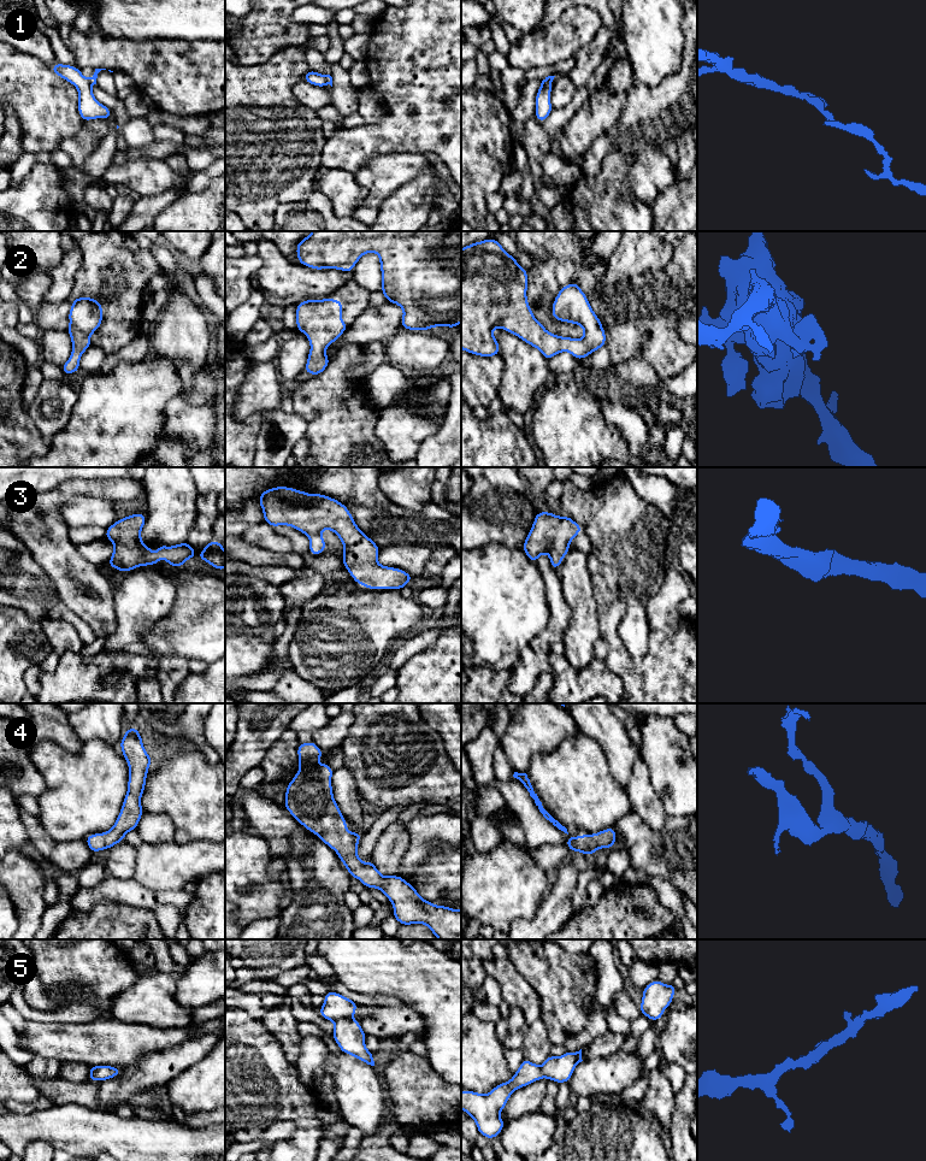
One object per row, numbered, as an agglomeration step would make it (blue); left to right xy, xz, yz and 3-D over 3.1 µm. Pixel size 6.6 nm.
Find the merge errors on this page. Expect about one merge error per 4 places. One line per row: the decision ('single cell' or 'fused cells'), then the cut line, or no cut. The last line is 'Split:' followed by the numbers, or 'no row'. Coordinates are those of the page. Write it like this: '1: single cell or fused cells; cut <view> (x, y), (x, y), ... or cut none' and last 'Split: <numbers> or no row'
1: fused cells; cut xy (88, 80), (92, 84)
2: single cell; cut none
3: single cell; cut none
4: single cell; cut none
5: single cell; cut none
Split: 1

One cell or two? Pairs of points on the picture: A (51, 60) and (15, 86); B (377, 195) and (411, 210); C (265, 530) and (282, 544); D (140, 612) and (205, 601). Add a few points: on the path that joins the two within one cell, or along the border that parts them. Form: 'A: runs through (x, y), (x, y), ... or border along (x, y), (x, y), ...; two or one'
A: border along (21, 51), (36, 56), (48, 68); two
B: border along (408, 182), (397, 187), (379, 204), (375, 218); two
C: runs through (269, 534), (278, 543); one
D: border along (172, 579), (176, 587), (174, 607), (153, 628); two

